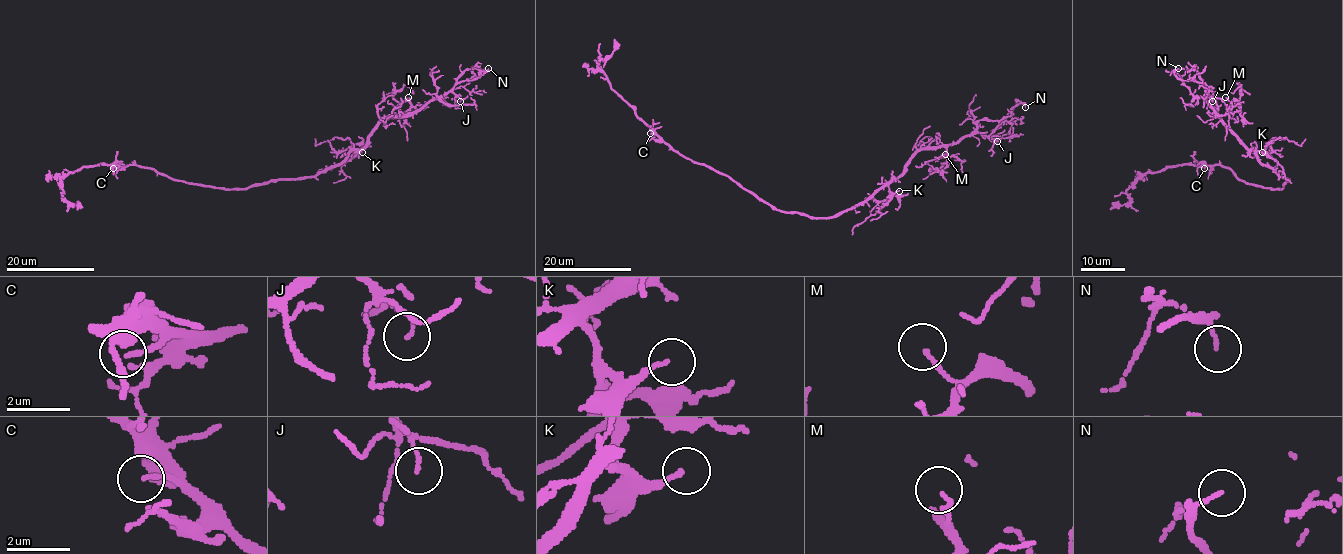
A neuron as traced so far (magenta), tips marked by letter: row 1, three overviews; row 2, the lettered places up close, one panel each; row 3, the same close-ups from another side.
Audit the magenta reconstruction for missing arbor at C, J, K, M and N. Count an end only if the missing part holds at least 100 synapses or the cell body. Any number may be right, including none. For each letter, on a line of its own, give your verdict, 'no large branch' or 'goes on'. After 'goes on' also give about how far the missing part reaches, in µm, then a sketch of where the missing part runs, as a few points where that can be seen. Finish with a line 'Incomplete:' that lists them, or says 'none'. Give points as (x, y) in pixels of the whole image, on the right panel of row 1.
C: no large branch
J: no large branch
K: no large branch
M: no large branch
N: goes on; missing 15 µm; course (1178, 68), (1164, 63), (1158, 50), (1162, 46)
Incomplete: N

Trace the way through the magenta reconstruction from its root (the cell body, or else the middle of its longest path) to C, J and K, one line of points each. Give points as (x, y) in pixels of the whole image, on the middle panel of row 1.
C: (799, 212), (773, 209), (727, 176), (682, 157), (655, 133), (650, 133)
J: (799, 212), (836, 217), (862, 205), (897, 180), (922, 148), (947, 147), (976, 132), (997, 141)
K: (799, 212), (813, 217), (836, 217), (862, 205), (886, 185), (894, 193), (899, 191)

